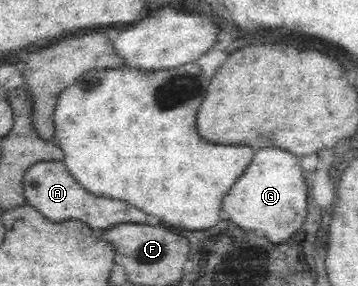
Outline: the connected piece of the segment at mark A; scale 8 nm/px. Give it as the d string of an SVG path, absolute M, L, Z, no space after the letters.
M43 158L41 161L34 162L32 166L28 166L22 175L21 185L26 204L32 206L52 223L84 221L94 231L122 223L160 226L160 222L156 218L144 214L141 210L134 210L134 206L126 206L126 202L102 198L82 188L82 185L67 173L62 160L58 158Z

